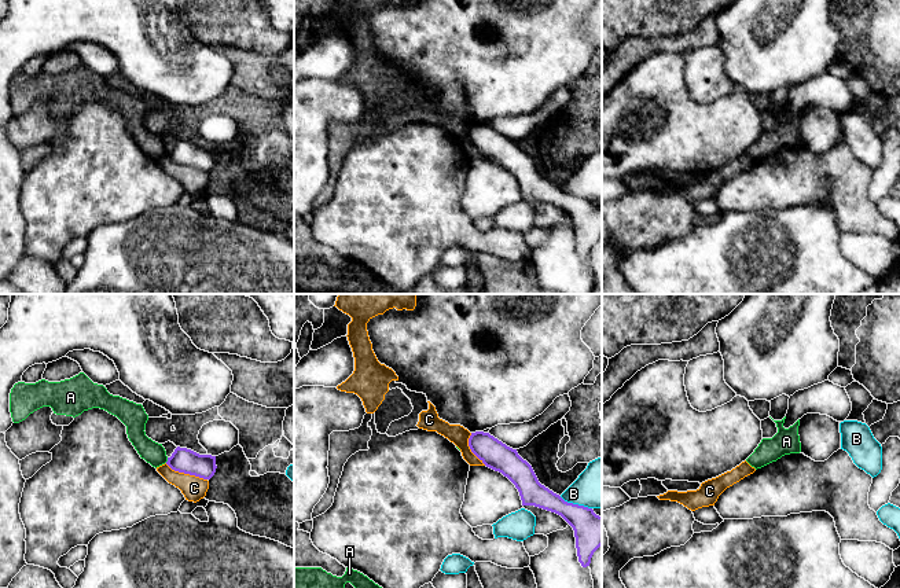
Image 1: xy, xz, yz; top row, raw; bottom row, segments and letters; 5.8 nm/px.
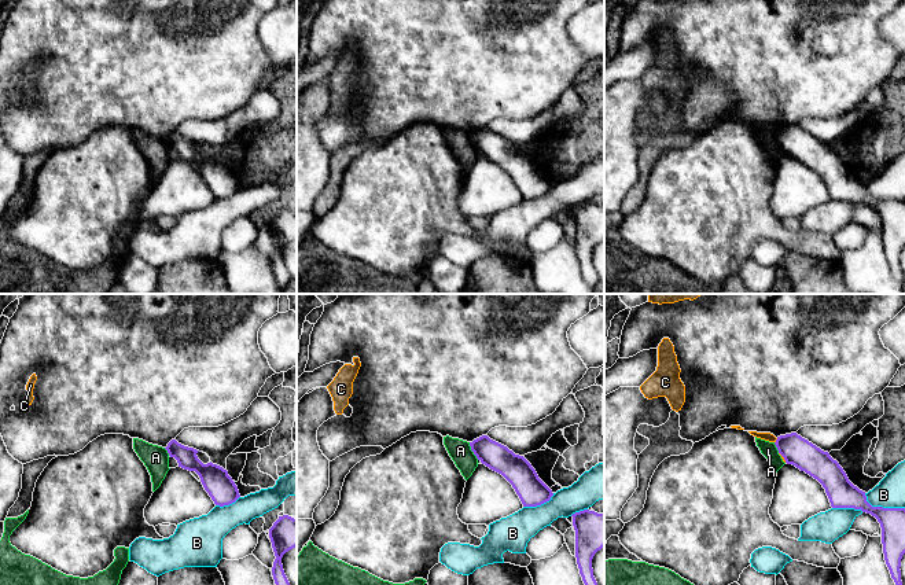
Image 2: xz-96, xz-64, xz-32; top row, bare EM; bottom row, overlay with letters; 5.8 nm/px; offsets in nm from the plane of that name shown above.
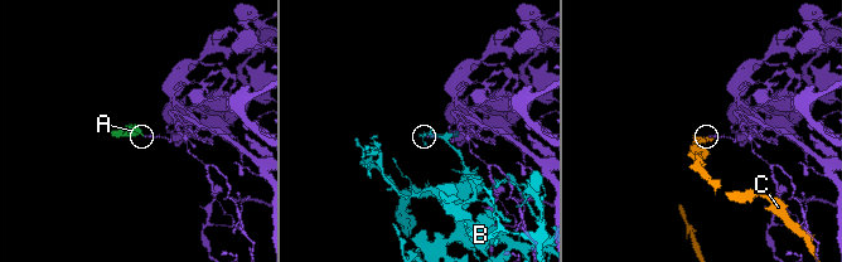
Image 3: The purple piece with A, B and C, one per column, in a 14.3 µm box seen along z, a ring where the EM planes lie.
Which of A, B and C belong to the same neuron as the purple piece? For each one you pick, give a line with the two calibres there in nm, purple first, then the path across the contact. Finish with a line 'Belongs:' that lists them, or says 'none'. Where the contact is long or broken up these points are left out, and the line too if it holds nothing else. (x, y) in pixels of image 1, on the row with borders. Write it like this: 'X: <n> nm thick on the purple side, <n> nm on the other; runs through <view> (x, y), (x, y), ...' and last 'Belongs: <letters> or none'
Belongs: none

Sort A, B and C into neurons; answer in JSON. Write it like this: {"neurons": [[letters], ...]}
{"neurons": [["A"], ["B"], ["C"]]}

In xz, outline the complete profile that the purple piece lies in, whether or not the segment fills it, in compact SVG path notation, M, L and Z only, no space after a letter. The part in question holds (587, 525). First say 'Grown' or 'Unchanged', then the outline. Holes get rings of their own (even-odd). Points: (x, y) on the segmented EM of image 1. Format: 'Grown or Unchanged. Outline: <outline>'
Unchanged. Outline: M475 431L469 438L471 452L489 468L502 473L518 489L522 506L535 506L561 515L574 530L578 562L589 566L594 552L602 545L602 517L592 508L567 503L541 485L517 449L491 436Z

